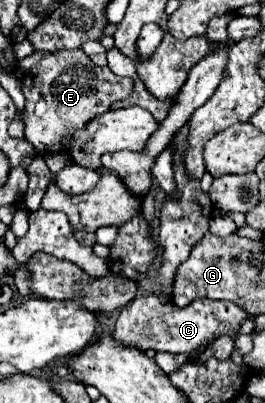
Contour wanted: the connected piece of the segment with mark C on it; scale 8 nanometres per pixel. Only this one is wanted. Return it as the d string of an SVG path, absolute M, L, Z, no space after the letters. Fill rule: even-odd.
M138 294L132 304L124 306L114 328L114 336L124 344L138 344L142 350L156 350L156 352L188 352L196 354L202 352L210 342L214 342L222 334L236 334L240 322L248 318L248 314L232 302L218 302L218 300L194 300L192 304L180 308L172 302L160 302L160 296Z

